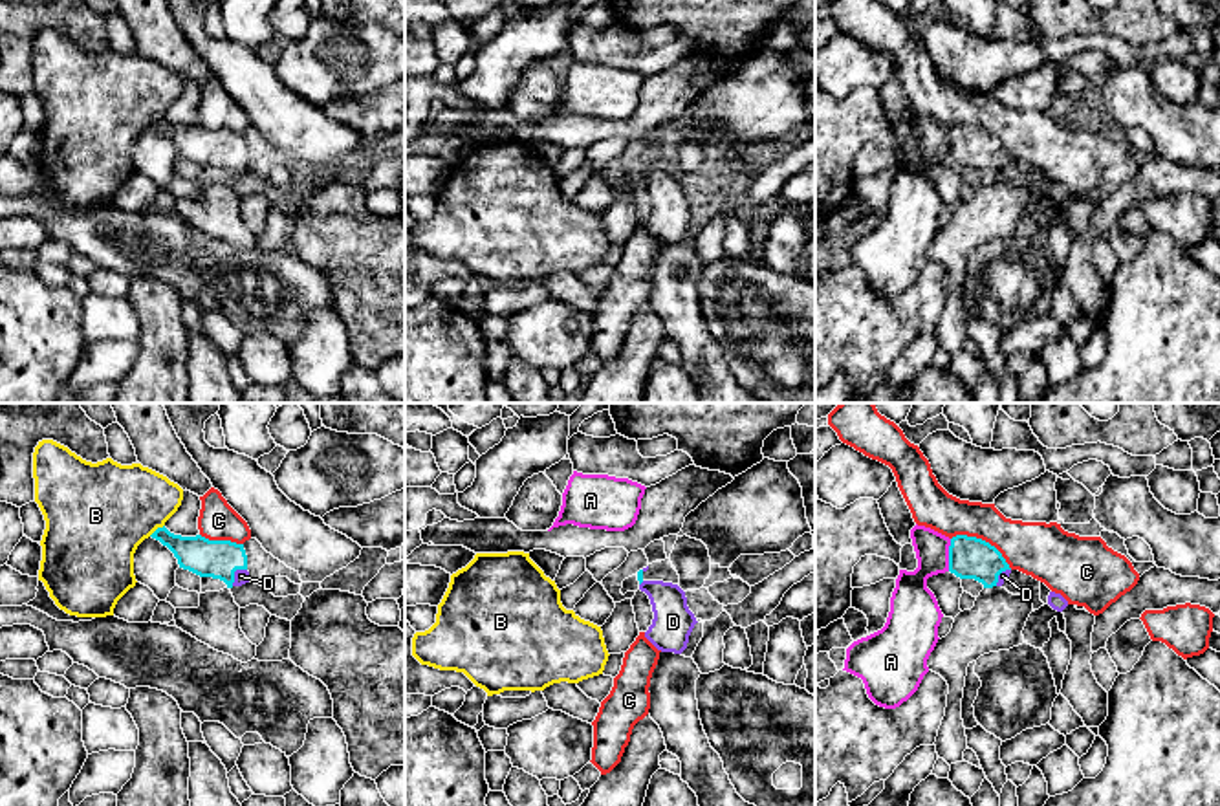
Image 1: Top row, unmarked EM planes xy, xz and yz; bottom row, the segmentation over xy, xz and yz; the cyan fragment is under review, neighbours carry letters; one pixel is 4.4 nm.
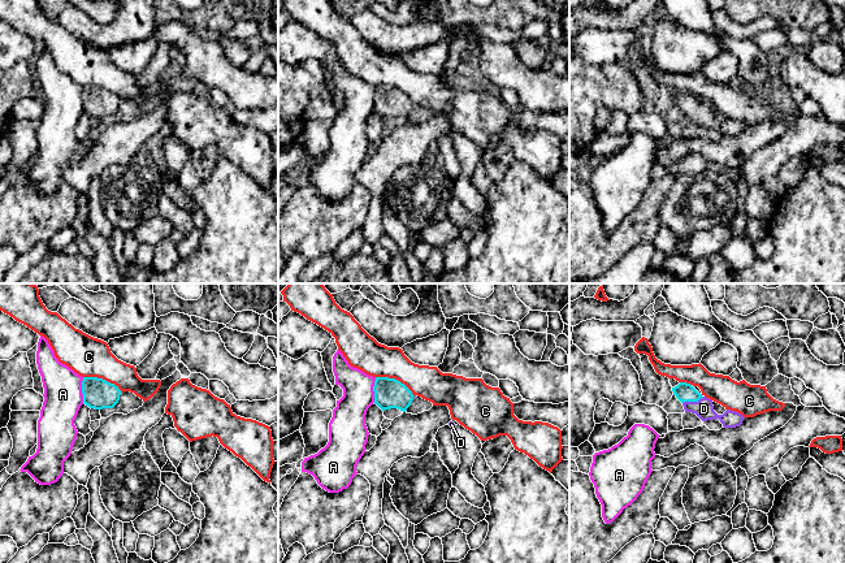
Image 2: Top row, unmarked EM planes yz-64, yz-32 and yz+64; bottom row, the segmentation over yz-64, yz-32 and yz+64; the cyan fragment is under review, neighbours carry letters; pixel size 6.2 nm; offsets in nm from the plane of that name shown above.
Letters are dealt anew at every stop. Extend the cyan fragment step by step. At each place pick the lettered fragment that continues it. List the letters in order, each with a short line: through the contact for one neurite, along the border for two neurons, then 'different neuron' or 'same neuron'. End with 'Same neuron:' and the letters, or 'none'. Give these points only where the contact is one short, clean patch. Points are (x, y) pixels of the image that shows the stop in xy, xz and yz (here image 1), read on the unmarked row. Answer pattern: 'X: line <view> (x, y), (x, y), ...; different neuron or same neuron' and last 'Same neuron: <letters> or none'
A: different neuron
B: line xy (163, 114), (149, 125); different neuron
C: different neuron
D: line xy (218, 149), (233, 163), (240, 165); same neuron
Same neuron: D

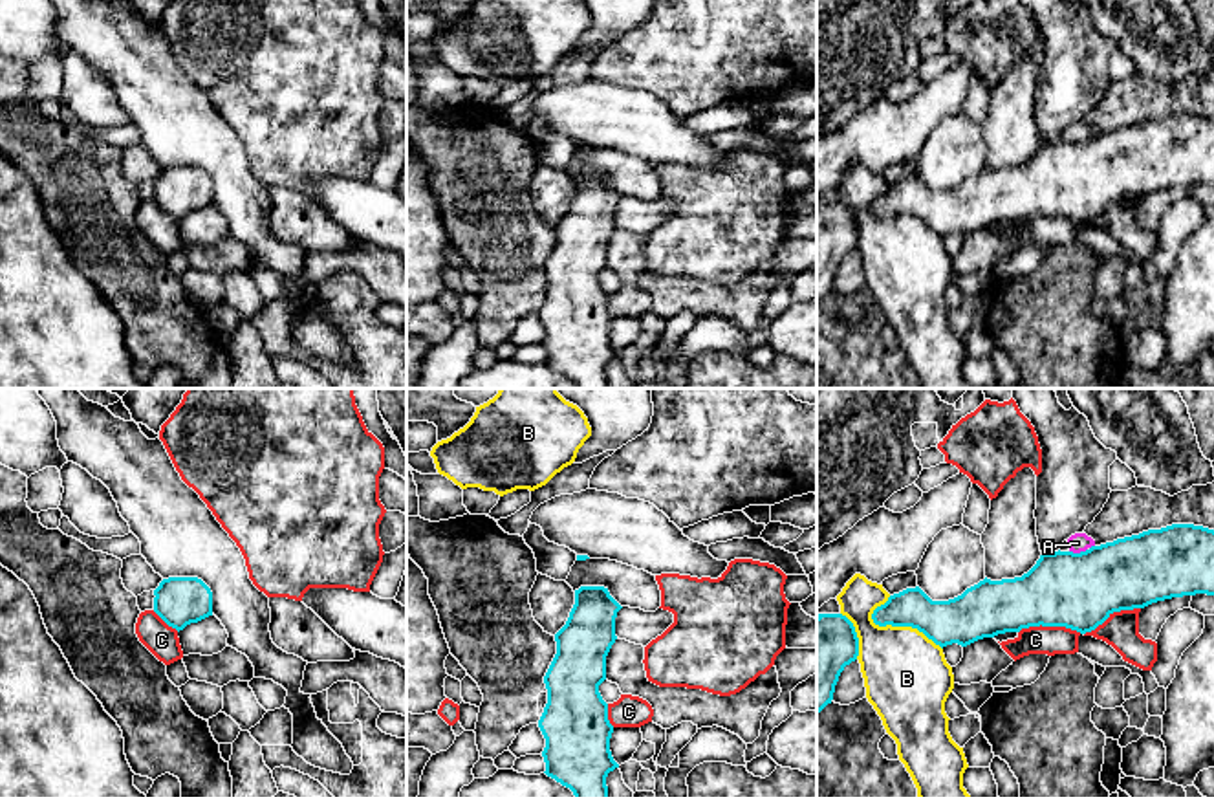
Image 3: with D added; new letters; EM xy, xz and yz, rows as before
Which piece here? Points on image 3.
A: line yz (1086, 138), (1070, 141); different neuron
B: different neuron
C: different neuron
Same neuron: none

